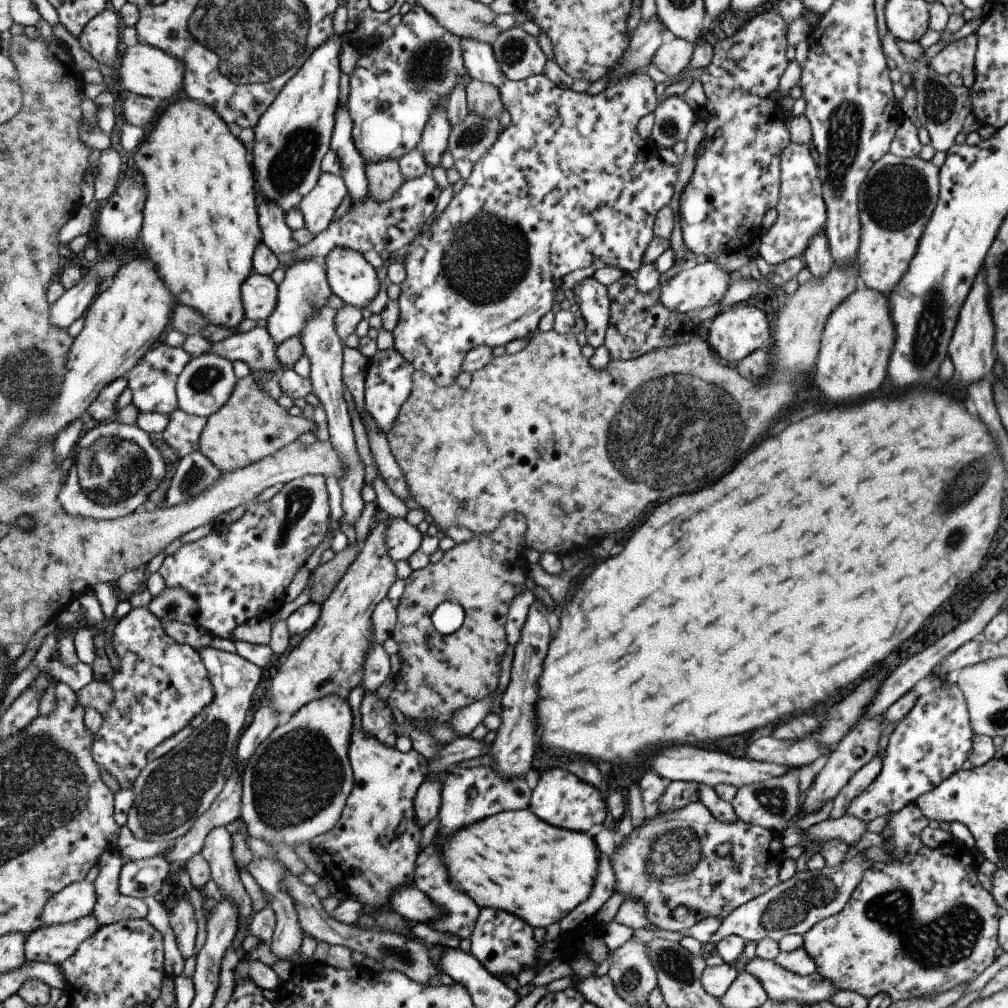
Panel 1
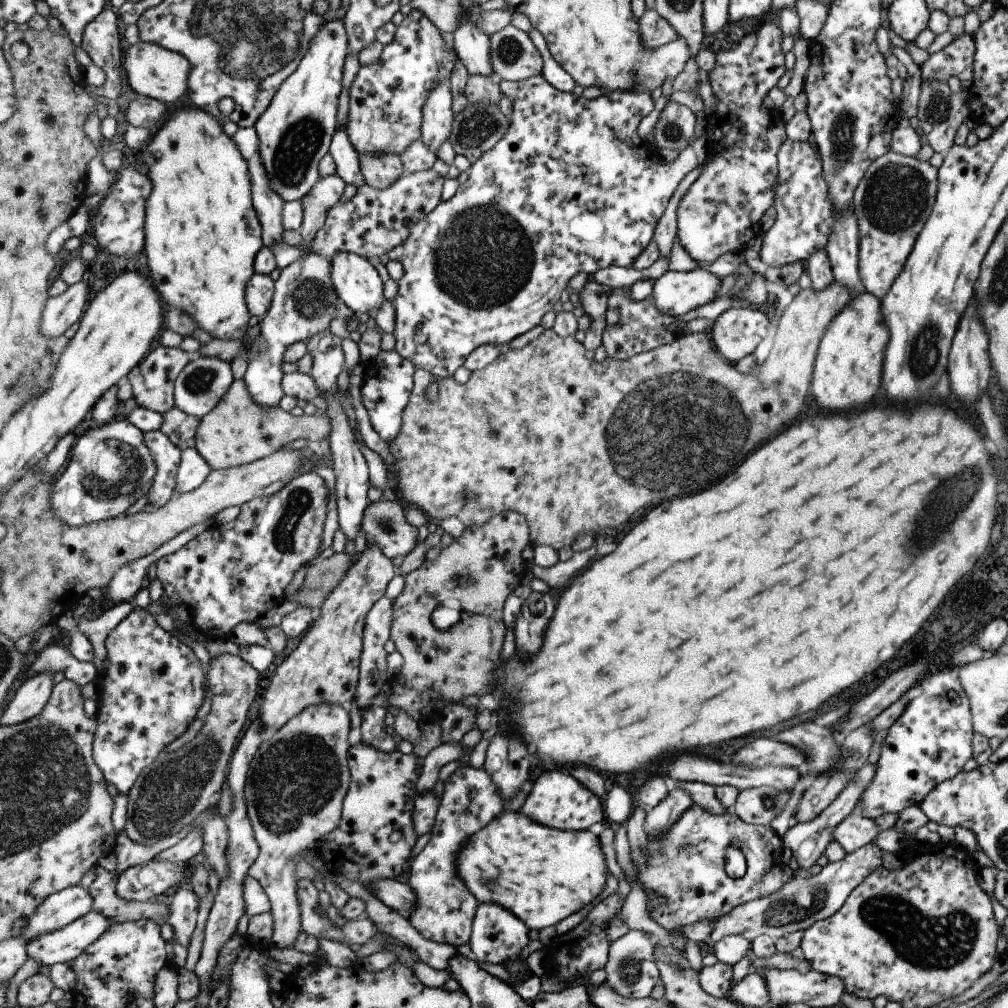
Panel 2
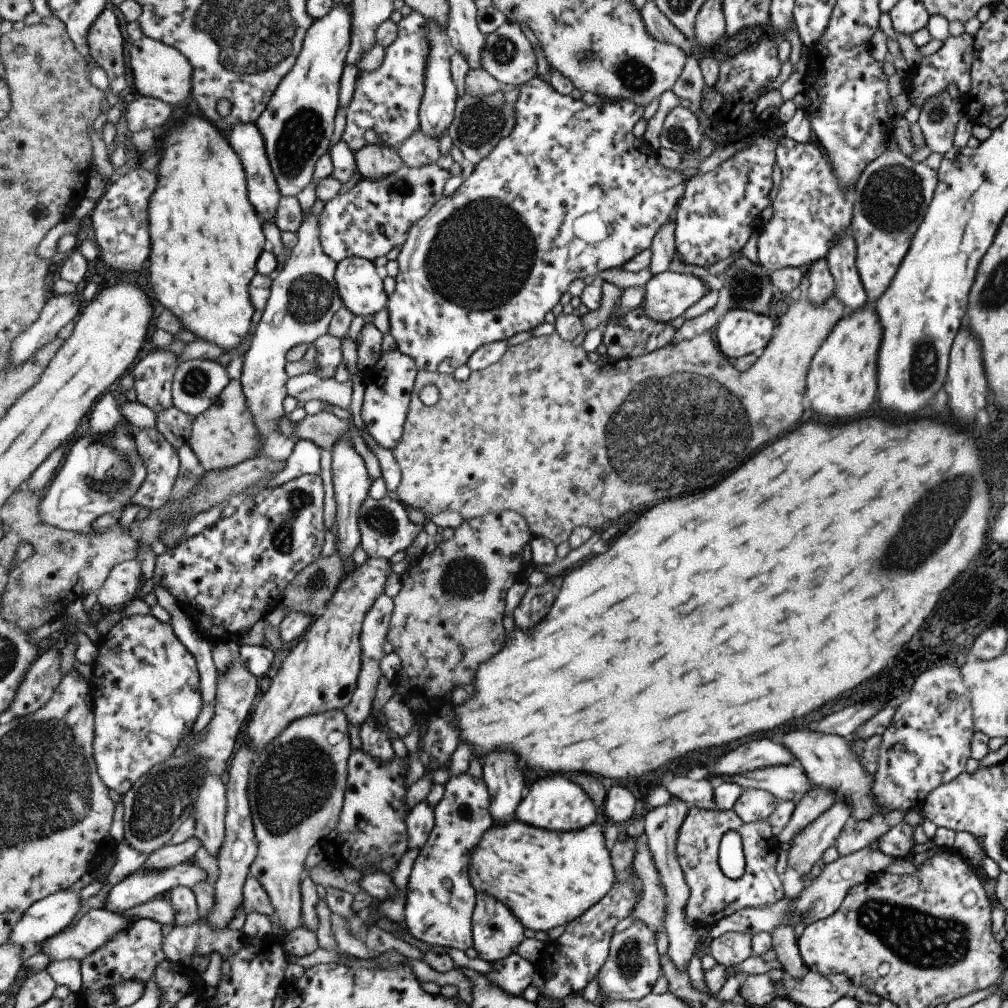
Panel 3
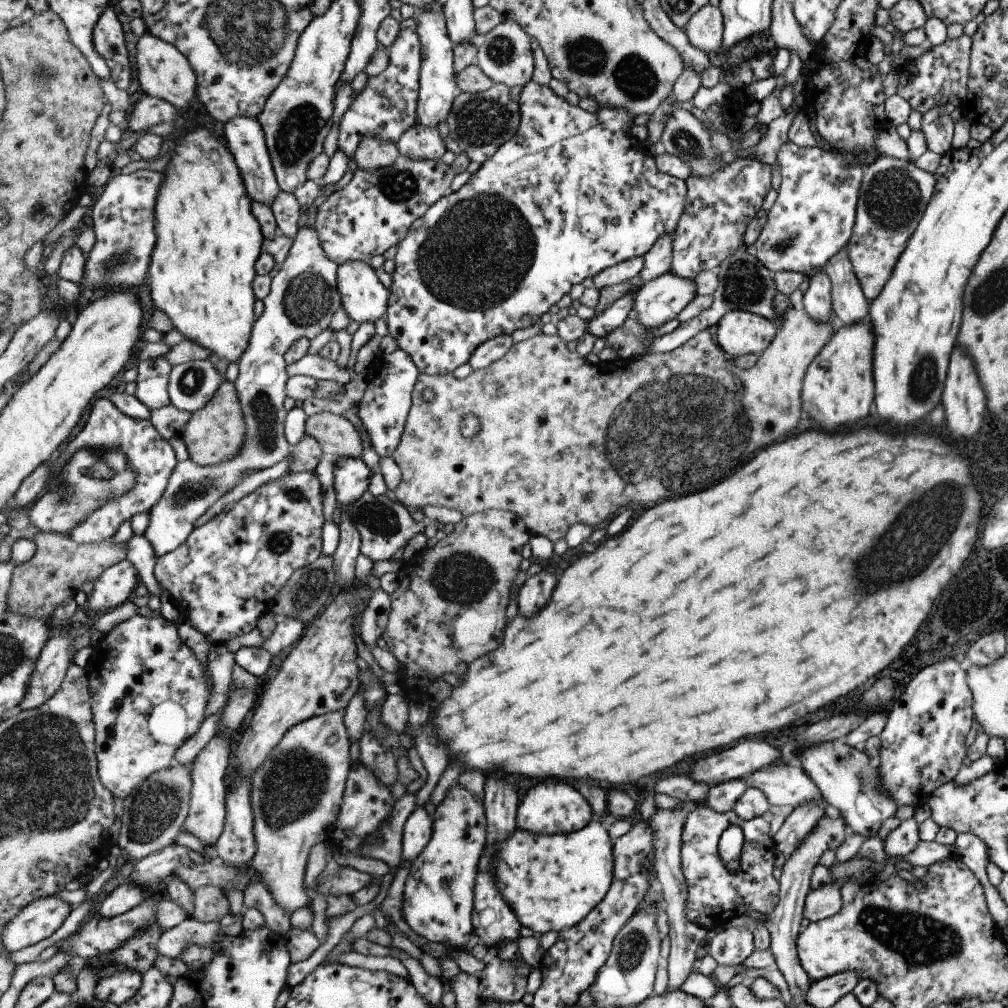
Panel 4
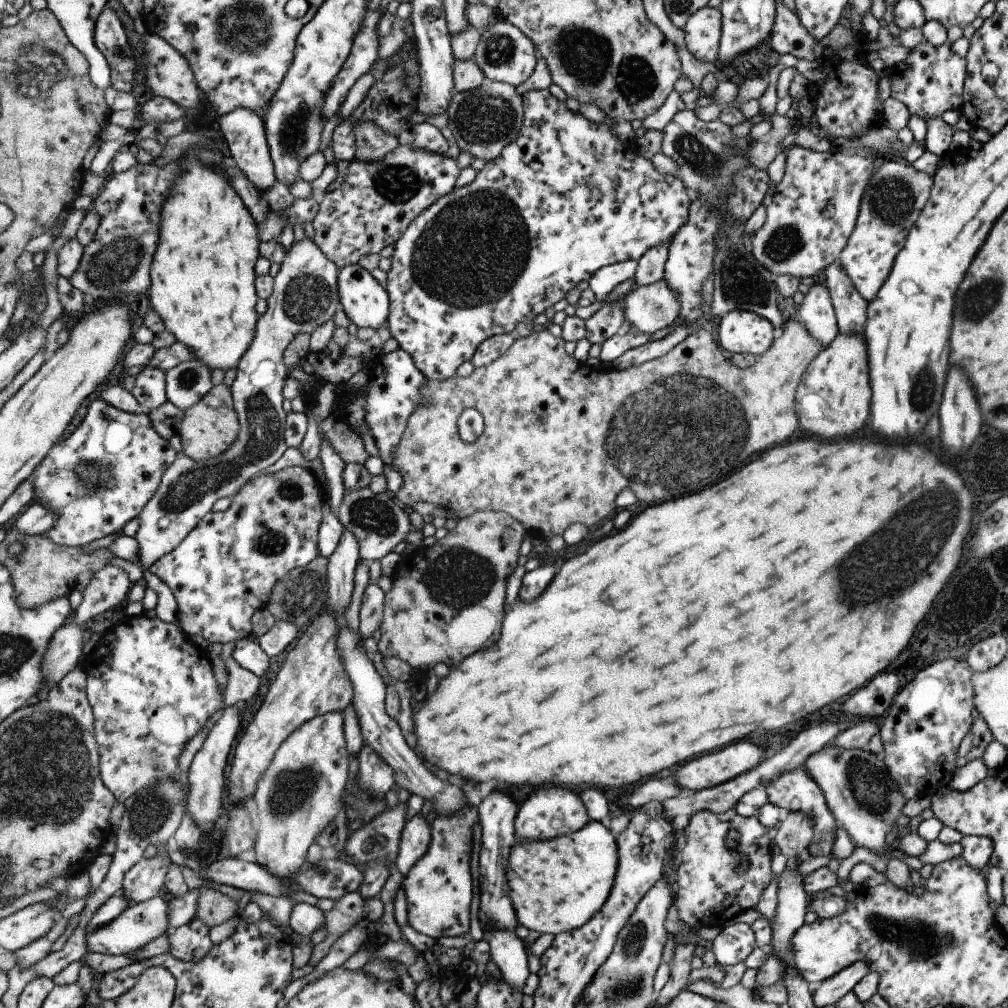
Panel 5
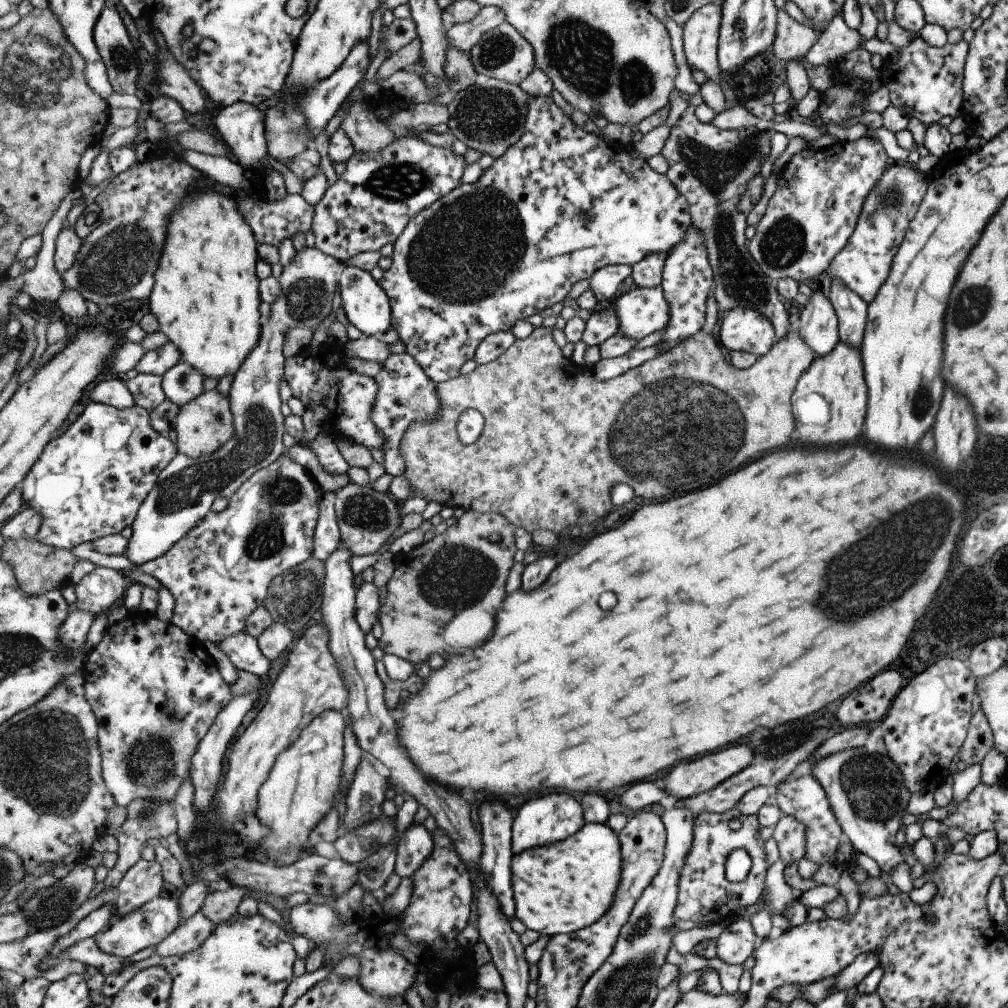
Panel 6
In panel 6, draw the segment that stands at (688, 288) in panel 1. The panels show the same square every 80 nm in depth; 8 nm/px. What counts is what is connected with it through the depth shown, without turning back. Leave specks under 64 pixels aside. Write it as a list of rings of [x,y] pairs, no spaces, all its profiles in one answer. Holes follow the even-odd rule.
[[[660,284],[651,288],[636,286],[614,304],[621,333],[637,340],[664,329],[669,320],[669,307]]]

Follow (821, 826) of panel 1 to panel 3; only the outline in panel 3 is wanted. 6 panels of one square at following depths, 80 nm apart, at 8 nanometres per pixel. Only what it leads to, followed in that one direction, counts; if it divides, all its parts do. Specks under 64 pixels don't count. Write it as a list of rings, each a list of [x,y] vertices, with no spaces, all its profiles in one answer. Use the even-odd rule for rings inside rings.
[[[850,818],[841,827],[833,845],[837,849],[838,856],[842,857],[867,847],[868,844],[876,841],[888,828],[880,819],[856,821]]]

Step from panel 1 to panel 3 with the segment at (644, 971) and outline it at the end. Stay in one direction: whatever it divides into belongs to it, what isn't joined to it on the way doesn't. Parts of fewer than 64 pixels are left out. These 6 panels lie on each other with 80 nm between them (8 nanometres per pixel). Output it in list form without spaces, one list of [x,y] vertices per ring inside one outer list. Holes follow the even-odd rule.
[[[639,920],[612,938],[610,955],[600,970],[599,993],[614,999],[634,1001],[653,992],[653,984],[661,974],[659,954],[655,948],[655,933]]]

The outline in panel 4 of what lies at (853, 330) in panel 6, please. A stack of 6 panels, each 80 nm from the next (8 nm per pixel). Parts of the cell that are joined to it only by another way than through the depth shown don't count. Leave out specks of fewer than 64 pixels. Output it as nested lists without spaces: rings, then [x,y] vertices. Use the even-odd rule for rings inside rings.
[[[845,246],[823,266],[830,280],[831,308],[843,325],[861,321],[868,316],[869,302],[855,278]]]

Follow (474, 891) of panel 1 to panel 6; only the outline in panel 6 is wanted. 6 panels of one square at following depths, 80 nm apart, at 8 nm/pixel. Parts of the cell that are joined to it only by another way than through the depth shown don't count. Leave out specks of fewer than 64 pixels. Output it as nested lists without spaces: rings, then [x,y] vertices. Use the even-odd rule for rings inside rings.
[[[587,823],[581,831],[568,839],[517,853],[512,862],[516,918],[523,922],[527,929],[535,930],[541,936],[549,935],[551,938],[590,927],[613,907],[621,886],[624,864],[620,836],[607,823]]]

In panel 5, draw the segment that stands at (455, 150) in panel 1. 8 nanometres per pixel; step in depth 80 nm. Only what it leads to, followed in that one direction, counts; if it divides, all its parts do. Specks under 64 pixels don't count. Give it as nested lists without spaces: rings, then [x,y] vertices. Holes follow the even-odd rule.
[[[486,76],[485,82],[476,89],[455,93],[454,99],[448,108],[448,128],[456,139],[456,144],[462,151],[470,152],[481,160],[495,160],[506,146],[518,139],[524,126],[523,95],[515,90],[515,86],[501,81],[491,80]]]

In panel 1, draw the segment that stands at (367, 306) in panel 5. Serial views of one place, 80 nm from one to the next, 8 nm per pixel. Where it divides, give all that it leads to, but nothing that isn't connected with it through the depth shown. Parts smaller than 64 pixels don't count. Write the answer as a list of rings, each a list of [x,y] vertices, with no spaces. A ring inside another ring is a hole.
[[[337,247],[324,262],[330,287],[344,303],[365,308],[379,294],[382,271],[369,264],[362,252]]]

